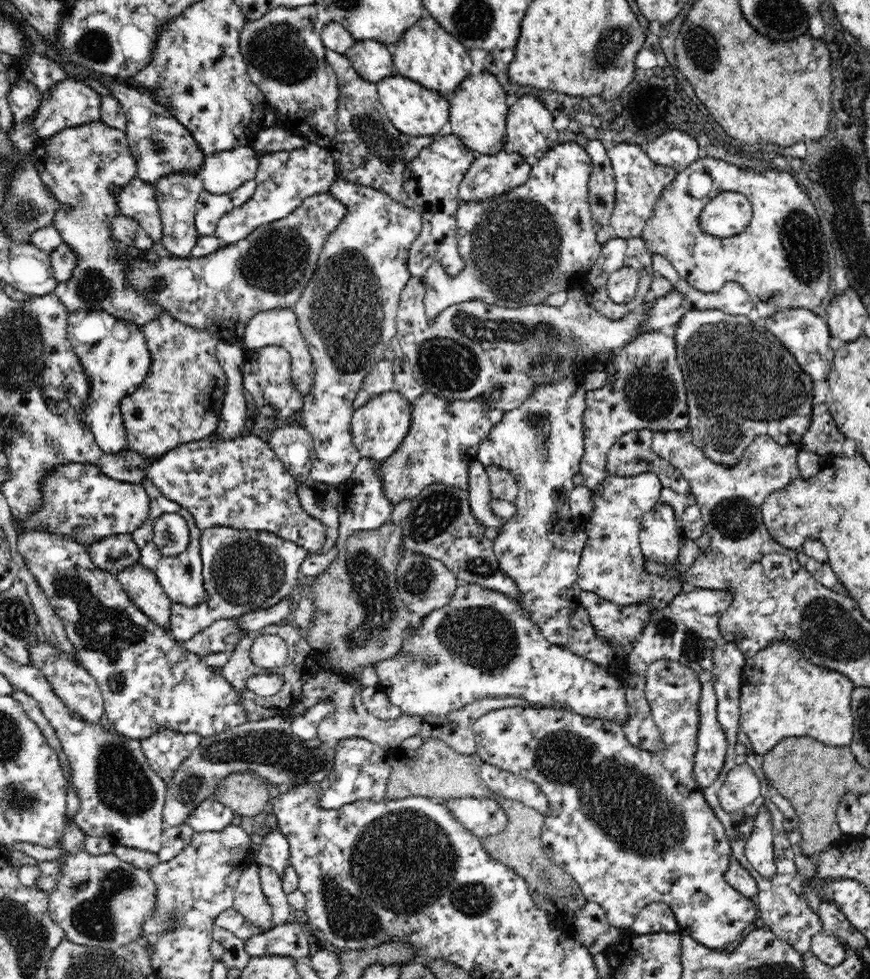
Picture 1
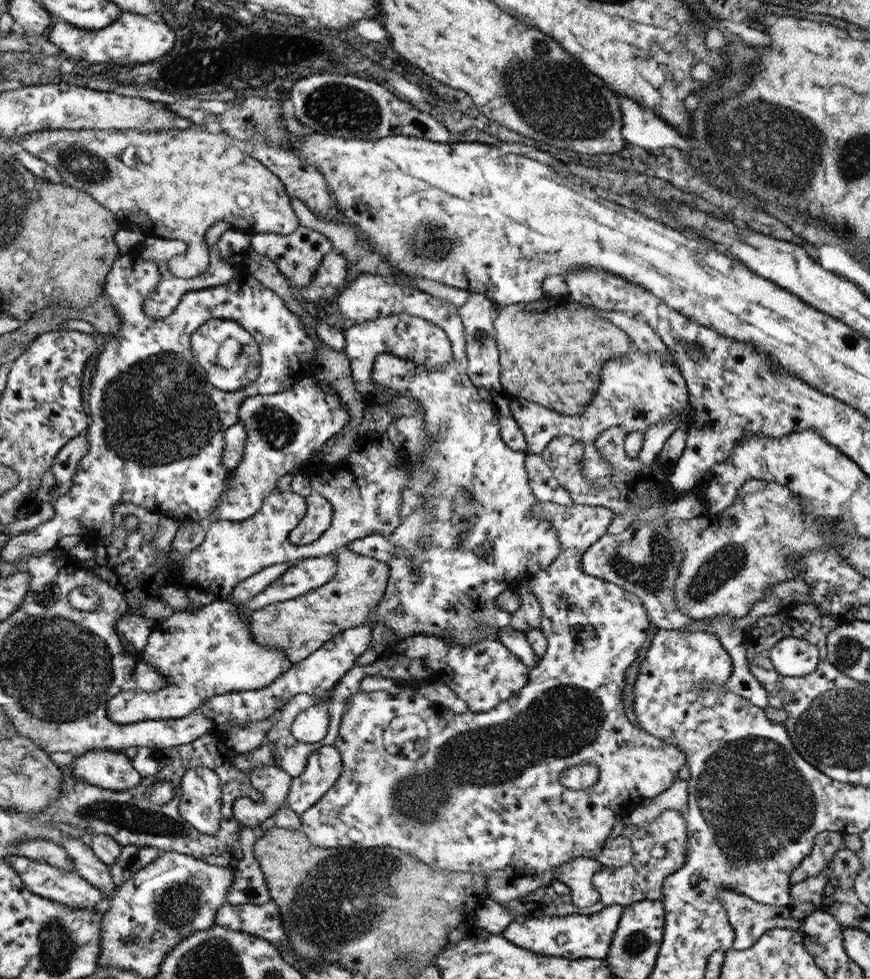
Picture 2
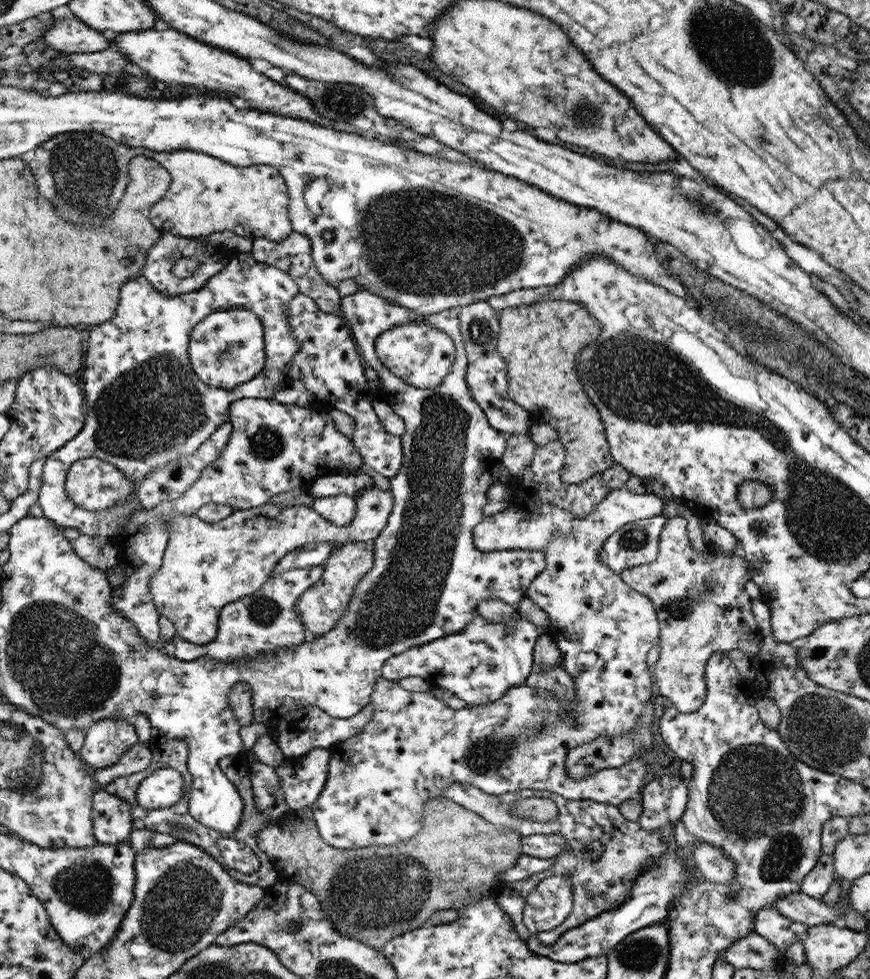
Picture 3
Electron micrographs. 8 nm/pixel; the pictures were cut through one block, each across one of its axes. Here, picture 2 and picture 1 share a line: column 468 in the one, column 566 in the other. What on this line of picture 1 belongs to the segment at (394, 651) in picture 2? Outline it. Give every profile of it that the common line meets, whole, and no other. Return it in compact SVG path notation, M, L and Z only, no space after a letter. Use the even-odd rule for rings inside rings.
M457 580L450 602L415 618L406 631L400 650L384 661L372 665L376 671L376 687L388 696L388 701L400 707L406 715L443 717L449 712L487 698L518 698L534 705L560 708L583 717L612 721L624 726L629 719L622 682L607 668L576 655L567 646L548 642L531 614L520 601L490 588Z

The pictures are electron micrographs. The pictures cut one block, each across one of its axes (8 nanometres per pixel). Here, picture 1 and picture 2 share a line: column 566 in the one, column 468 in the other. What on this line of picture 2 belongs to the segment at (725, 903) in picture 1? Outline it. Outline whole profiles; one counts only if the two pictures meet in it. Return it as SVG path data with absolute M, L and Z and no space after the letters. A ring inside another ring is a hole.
M535 502L532 511L552 522L556 530L557 540L560 546L558 555L546 566L544 573L533 576L528 581L528 587L532 595L540 604L540 632L546 640L544 655L538 663L530 669L527 682L519 692L516 692L499 704L496 704L488 712L469 712L457 714L451 709L438 705L421 696L417 689L399 689L396 693L387 691L363 692L355 690L344 706L344 711L336 723L337 736L333 740L333 746L338 749L342 759L342 772L335 780L333 786L313 807L307 808L299 815L299 831L307 834L311 845L319 849L335 847L389 847L407 855L415 856L415 860L421 861L427 867L450 871L451 873L475 873L483 875L486 879L486 891L488 899L495 903L507 903L510 899L519 898L525 894L531 894L539 886L547 886L552 880L551 871L569 863L574 859L587 858L597 855L603 842L607 840L615 820L624 820L633 810L633 807L646 798L653 798L661 794L677 777L677 770L686 764L685 755L672 744L664 743L654 736L647 734L640 727L629 723L623 713L623 682L625 682L625 670L627 666L637 658L639 650L647 646L647 638L651 638L654 632L649 629L648 616L639 597L627 592L619 585L595 578L583 572L581 557L600 536L605 534L605 528L617 511L604 506L585 506L571 504L559 506L555 503ZM590 762L597 767L597 780L587 788L580 791L572 791L560 784L558 774L567 766L585 764Z

